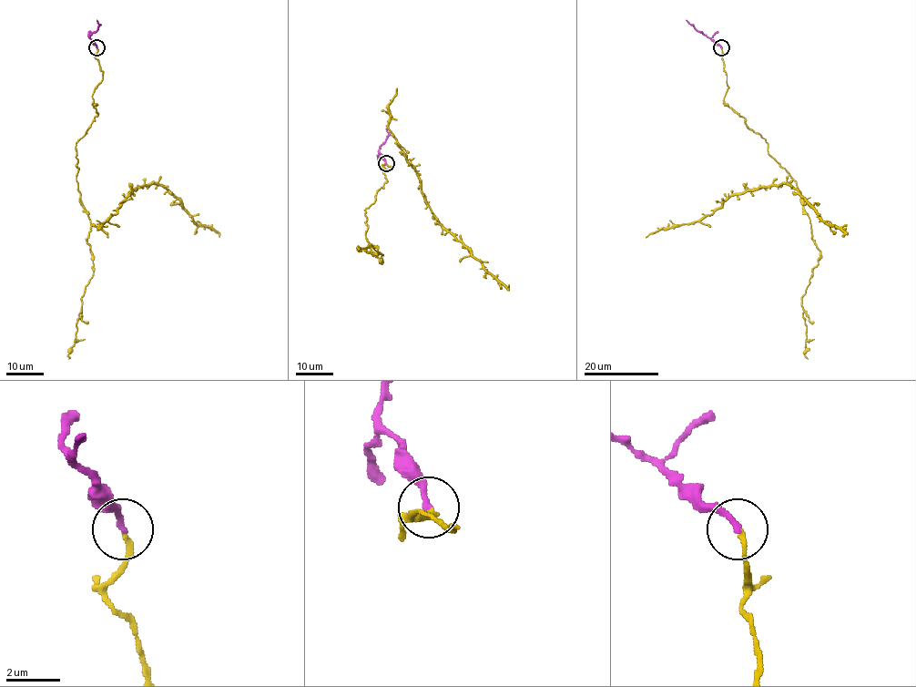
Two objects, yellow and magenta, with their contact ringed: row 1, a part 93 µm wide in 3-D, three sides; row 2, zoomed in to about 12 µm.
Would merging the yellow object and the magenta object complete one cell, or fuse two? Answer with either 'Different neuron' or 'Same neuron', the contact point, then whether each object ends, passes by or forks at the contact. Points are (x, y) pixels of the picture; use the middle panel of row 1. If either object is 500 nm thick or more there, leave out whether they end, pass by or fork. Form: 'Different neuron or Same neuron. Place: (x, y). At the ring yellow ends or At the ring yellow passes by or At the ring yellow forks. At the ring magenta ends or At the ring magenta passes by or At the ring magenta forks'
Same neuron. Place: (386, 163). At the ring yellow ends. At the ring magenta ends

